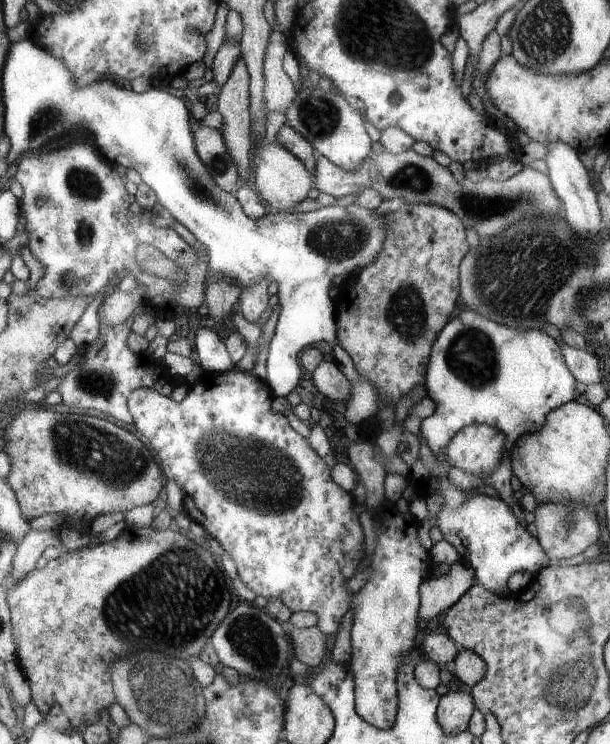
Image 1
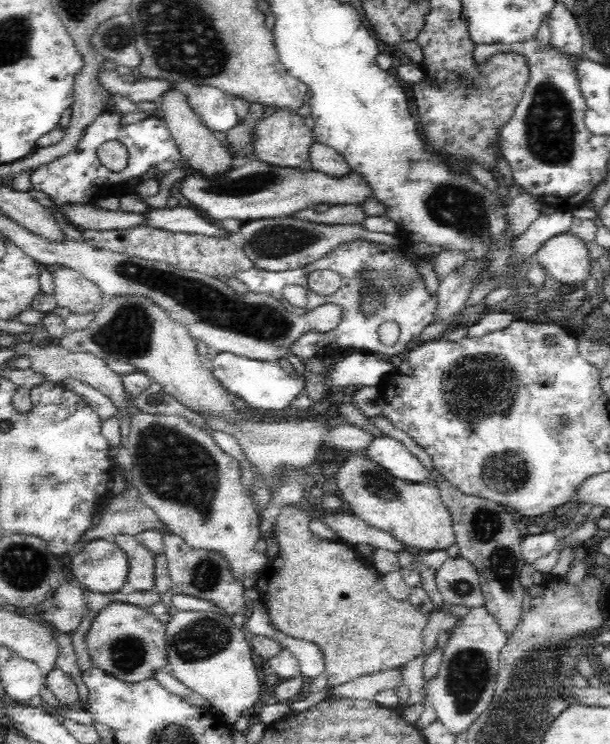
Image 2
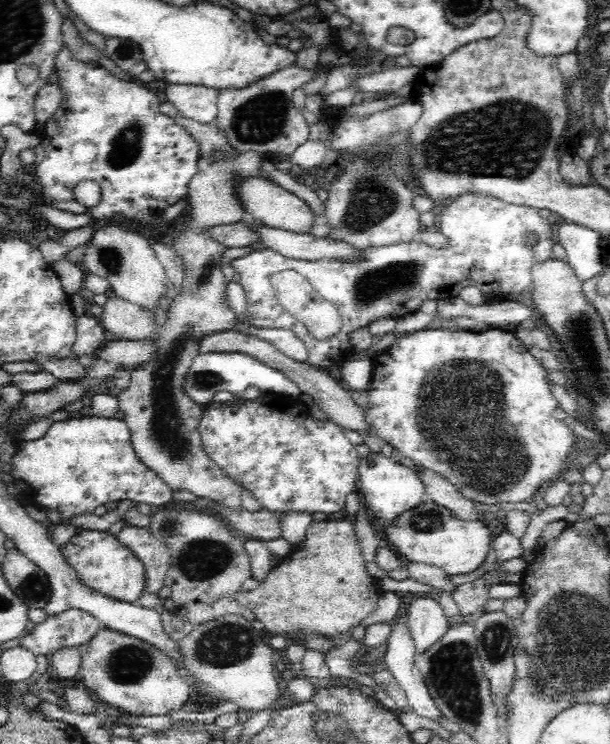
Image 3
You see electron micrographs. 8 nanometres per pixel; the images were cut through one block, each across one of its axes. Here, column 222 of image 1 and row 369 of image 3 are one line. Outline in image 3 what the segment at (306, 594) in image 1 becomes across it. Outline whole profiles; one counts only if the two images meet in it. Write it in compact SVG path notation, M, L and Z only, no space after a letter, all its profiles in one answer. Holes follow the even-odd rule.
M425 328L402 336L396 344L372 361L372 380L367 388L369 399L368 406L364 409L364 419L368 421L374 435L382 443L394 447L397 457L410 458L416 465L430 469L448 480L465 498L480 504L532 502L535 493L546 482L559 479L568 471L567 463L572 460L571 453L576 450L574 447L579 438L575 437L573 430L564 420L554 415L560 406L550 389L554 384L548 378L548 368L528 351L524 343L514 335L514 330L488 328L484 331L468 332Z

